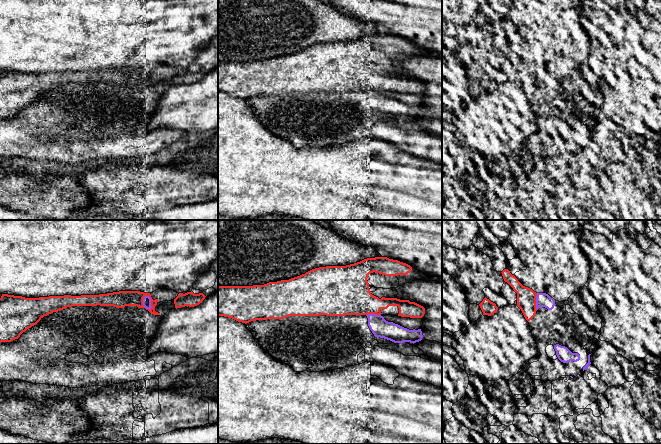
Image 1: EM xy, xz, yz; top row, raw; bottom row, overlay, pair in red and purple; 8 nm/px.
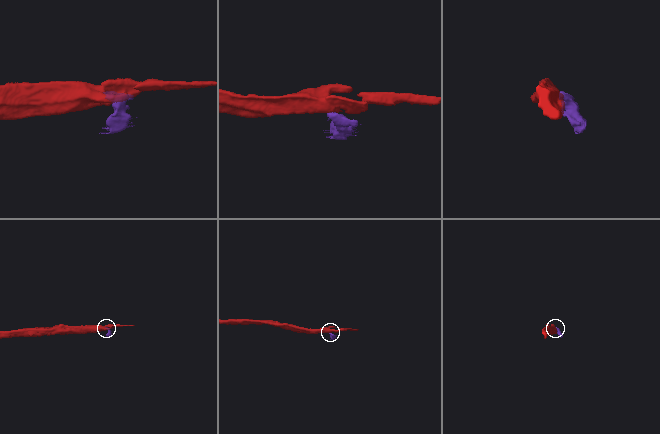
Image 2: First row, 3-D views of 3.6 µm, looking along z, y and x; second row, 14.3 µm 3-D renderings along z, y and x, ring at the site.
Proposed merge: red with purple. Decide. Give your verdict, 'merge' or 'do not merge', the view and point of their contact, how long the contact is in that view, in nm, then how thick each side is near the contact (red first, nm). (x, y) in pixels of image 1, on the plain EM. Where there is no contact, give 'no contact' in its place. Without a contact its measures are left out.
do not merge; contact xy (151, 77); length 130 nm; calibres 130 and 60 nm

